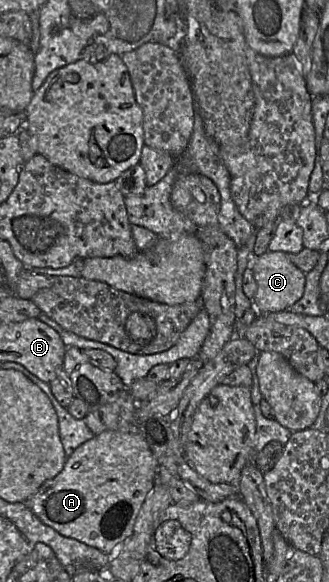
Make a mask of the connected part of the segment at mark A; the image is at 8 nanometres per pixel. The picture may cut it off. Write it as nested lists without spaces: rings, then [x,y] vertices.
[[[107,430],[78,446],[67,457],[62,471],[44,482],[25,503],[41,522],[59,534],[113,555],[131,535],[156,474],[157,461],[141,433]]]

